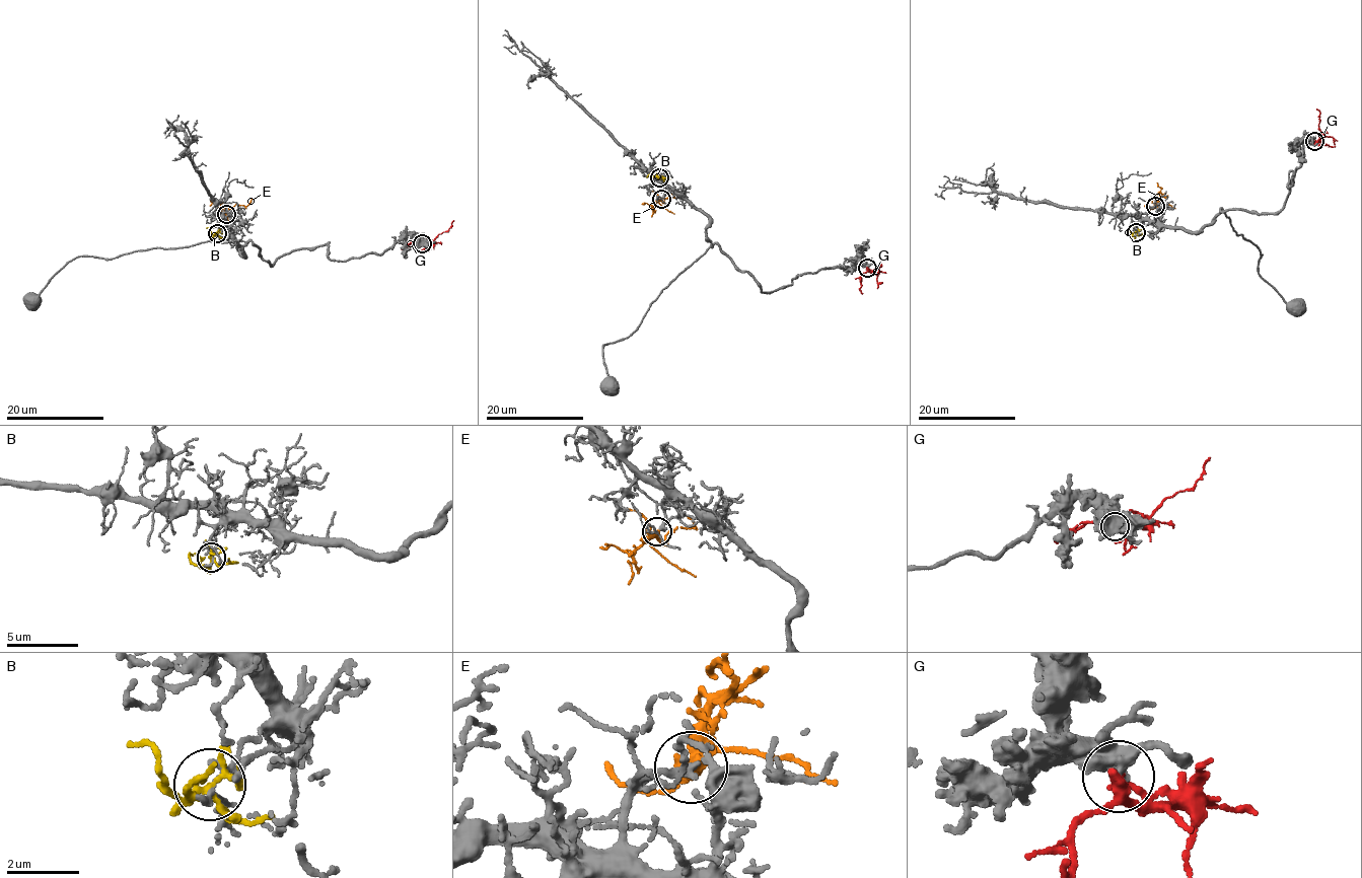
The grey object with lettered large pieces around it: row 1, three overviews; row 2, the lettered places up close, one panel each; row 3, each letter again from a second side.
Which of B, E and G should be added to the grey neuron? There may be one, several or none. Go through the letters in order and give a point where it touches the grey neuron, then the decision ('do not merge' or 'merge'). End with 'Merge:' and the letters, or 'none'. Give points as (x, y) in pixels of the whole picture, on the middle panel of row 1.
B: meets grey at (659, 177); do not merge
E: meets grey at (661, 199); merge
G: meets grey at (867, 268); do not merge
Merge: E

